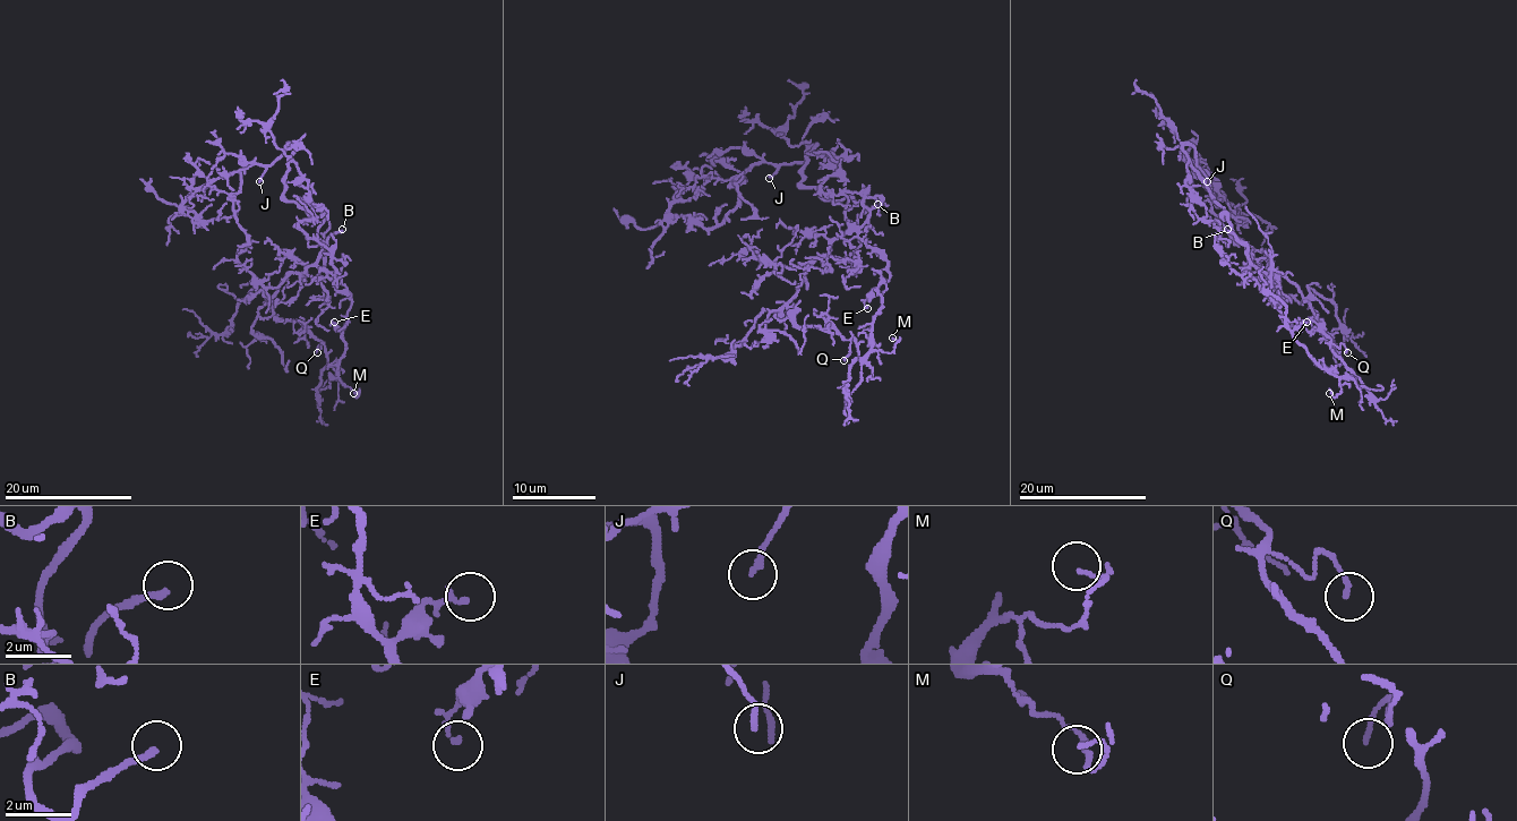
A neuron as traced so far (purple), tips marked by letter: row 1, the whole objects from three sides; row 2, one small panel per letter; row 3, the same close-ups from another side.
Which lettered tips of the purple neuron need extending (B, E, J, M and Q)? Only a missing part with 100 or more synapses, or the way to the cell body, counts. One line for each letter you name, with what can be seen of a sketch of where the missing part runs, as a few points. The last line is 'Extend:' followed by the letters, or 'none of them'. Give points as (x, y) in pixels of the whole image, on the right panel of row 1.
Extend: B

